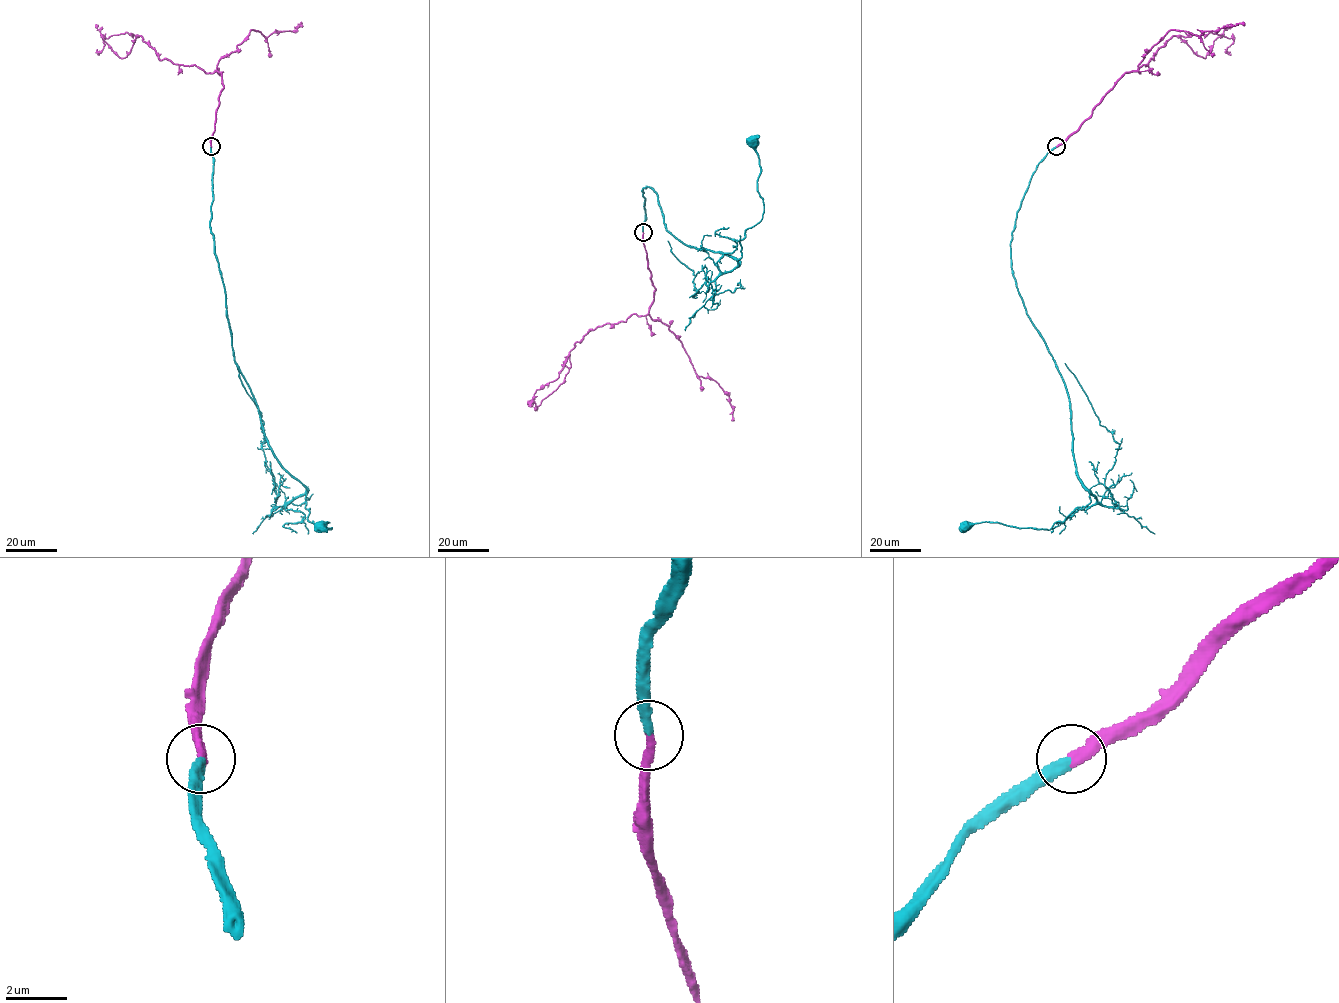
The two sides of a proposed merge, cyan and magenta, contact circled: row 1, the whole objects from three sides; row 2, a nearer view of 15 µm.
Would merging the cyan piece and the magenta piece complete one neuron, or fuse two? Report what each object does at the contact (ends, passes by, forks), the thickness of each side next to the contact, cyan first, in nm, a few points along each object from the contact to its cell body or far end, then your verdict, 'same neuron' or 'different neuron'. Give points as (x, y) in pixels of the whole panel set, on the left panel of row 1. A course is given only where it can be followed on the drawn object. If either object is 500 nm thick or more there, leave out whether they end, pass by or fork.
cyan ends; magenta ends; calibres 320 and 320 nm; course cyan (211, 146), (210, 228), (233, 356), (273, 455), (306, 488), (308, 519), (332, 528), (327, 521), (319, 526); course magenta (211, 146), (223, 87), (219, 72), (160, 60), (140, 36), (124, 32), (104, 39), (97, 53); same neuron

